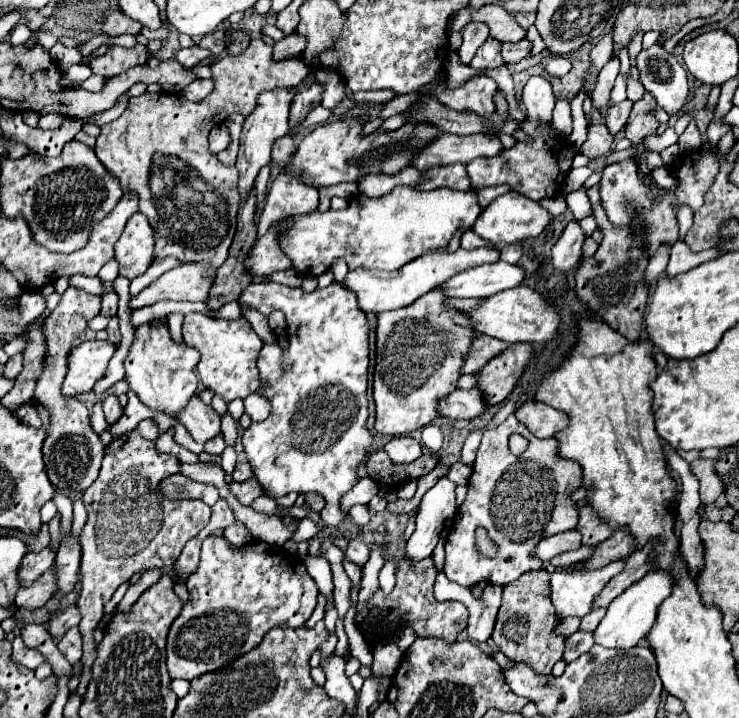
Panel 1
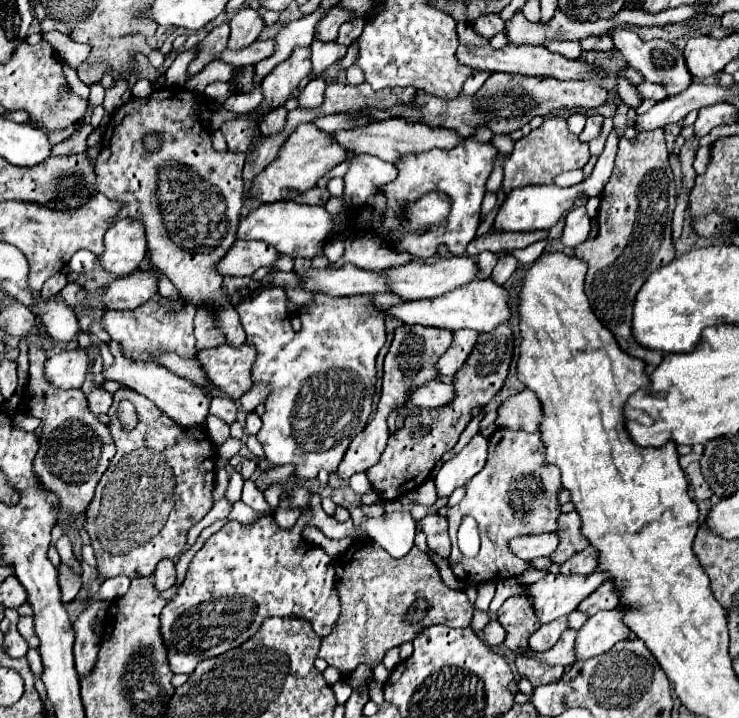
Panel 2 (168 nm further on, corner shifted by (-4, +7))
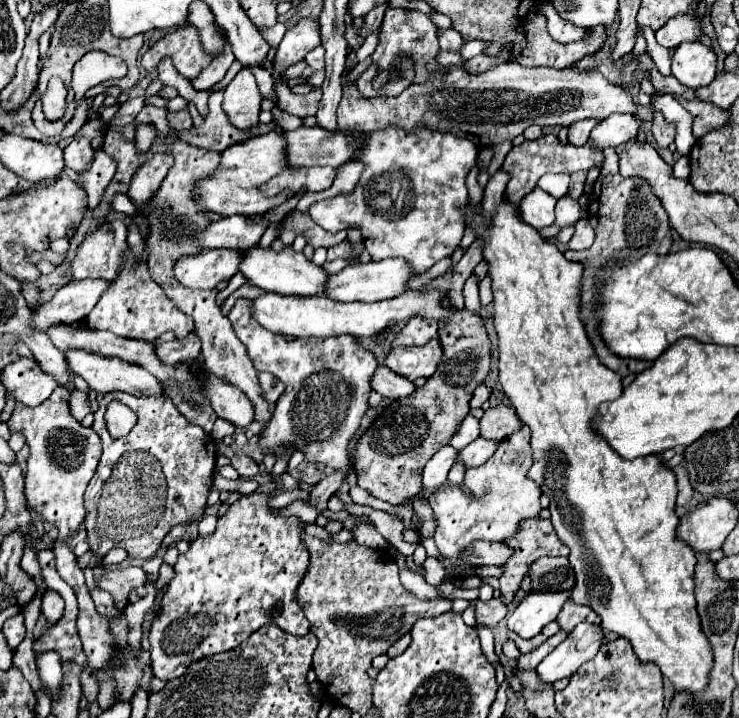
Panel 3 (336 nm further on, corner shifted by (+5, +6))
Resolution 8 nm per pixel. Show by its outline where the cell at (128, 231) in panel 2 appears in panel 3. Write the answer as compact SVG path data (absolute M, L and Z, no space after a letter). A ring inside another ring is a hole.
M119 219L99 225L85 237L75 259L71 261L73 277L87 279L113 279L125 263L127 251L127 225Z

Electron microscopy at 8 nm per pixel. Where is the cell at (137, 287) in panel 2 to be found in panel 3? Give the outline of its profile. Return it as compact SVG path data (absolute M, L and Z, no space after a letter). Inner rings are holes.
M73 279L71 283L61 287L49 303L43 303L35 311L35 325L47 331L49 325L77 323L85 319L109 285L111 281L103 279Z

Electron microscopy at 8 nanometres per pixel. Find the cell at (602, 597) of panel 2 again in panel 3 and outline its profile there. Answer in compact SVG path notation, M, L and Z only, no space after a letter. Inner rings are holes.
M567 601L557 617L557 623L561 625L563 631L571 633L571 629L575 629L581 621L589 621L589 623L599 623L599 617L595 615L595 611L587 605L579 605L573 601Z

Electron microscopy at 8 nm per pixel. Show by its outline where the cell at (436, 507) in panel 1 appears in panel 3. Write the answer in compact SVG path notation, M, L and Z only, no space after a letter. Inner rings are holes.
M477 437L467 447L457 451L457 459L455 461L461 461L467 469L469 467L479 467L491 457L491 453L495 453L495 445L499 445L499 443L483 439L483 437Z

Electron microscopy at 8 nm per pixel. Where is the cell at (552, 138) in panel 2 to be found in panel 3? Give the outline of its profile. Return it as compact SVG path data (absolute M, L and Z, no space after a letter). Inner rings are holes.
M545 133L545 135L541 135L539 139L533 139L533 141L525 139L521 145L513 147L513 149L507 153L507 157L505 157L503 165L501 165L501 169L509 175L509 181L507 181L503 199L509 201L509 203L519 203L519 201L527 195L527 191L535 189L535 185L537 185L537 181L539 181L541 175L545 175L545 173L587 171L587 169L593 167L593 165L601 165L601 161L603 161L601 157L603 157L603 155L601 155L599 151L595 153L595 151L591 151L587 145L583 145L583 147L575 147L575 145L571 145L571 143L565 143L565 145L563 145L563 143L559 141L559 137L553 135L553 133Z

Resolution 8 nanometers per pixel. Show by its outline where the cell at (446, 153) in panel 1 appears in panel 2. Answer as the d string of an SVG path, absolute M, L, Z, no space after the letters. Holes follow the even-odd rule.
M390 118L390 120L382 120L382 122L370 122L366 126L354 126L350 130L340 130L334 132L332 138L346 148L346 152L352 154L372 154L378 156L386 162L396 162L400 156L408 154L408 152L424 152L424 150L432 150L432 148L452 148L458 142L462 142L460 136L456 136L456 132L446 130L446 128L430 128L426 124L410 124L404 122L402 118Z

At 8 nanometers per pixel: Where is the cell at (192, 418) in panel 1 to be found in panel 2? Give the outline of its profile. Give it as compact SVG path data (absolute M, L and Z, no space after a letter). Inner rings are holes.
M114 348L114 364L110 368L102 370L104 380L114 380L124 384L130 390L136 390L138 394L146 396L148 400L152 400L166 416L170 416L176 424L180 426L204 426L206 416L208 416L208 406L210 406L210 398L200 392L200 388L196 388L192 382L188 380L180 380L180 376L176 376L174 372L170 372L164 366L158 364L136 364L130 362L128 358L124 358L118 348Z

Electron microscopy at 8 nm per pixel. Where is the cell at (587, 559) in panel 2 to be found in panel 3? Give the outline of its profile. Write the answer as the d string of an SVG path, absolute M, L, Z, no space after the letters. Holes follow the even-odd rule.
M541 557L539 561L535 561L535 565L531 565L529 573L533 577L531 589L573 589L575 583L575 573L567 557Z

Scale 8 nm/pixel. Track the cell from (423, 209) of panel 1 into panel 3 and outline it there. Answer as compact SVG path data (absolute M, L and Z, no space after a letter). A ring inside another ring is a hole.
M231 215L213 221L205 233L199 235L199 245L205 249L249 249L259 243L267 225L261 215Z

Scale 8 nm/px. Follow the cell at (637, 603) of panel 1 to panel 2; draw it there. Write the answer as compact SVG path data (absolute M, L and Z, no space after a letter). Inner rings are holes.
M616 608L590 616L576 636L576 662L608 652L616 642L628 638L628 634L628 626L622 624L622 612Z

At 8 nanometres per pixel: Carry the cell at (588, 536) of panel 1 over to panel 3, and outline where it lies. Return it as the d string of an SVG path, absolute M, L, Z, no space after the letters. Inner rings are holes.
M535 517L531 521L525 521L521 525L521 531L505 541L517 553L507 559L503 565L505 573L499 579L501 581L501 595L507 599L507 603L513 599L515 591L519 589L521 577L527 573L527 569L543 555L557 557L557 555L567 555L569 549L563 545L551 525L551 519L541 519Z

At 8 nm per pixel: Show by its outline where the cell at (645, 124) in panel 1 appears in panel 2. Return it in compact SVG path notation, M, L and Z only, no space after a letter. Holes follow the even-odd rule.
M662 128L652 132L638 132L638 142L632 144L626 138L620 138L616 162L612 176L608 184L604 186L604 192L600 194L600 208L598 208L598 236L594 240L588 240L574 248L576 258L584 260L588 264L586 274L586 294L590 296L590 306L594 314L600 318L600 322L614 334L620 348L634 356L644 360L646 364L658 366L664 358L662 352L642 348L632 338L632 304L636 298L636 292L646 282L646 278L660 266L668 264L674 258L674 242L672 242L672 214L676 208L676 184L672 176L672 168L668 164L668 150L664 142Z

